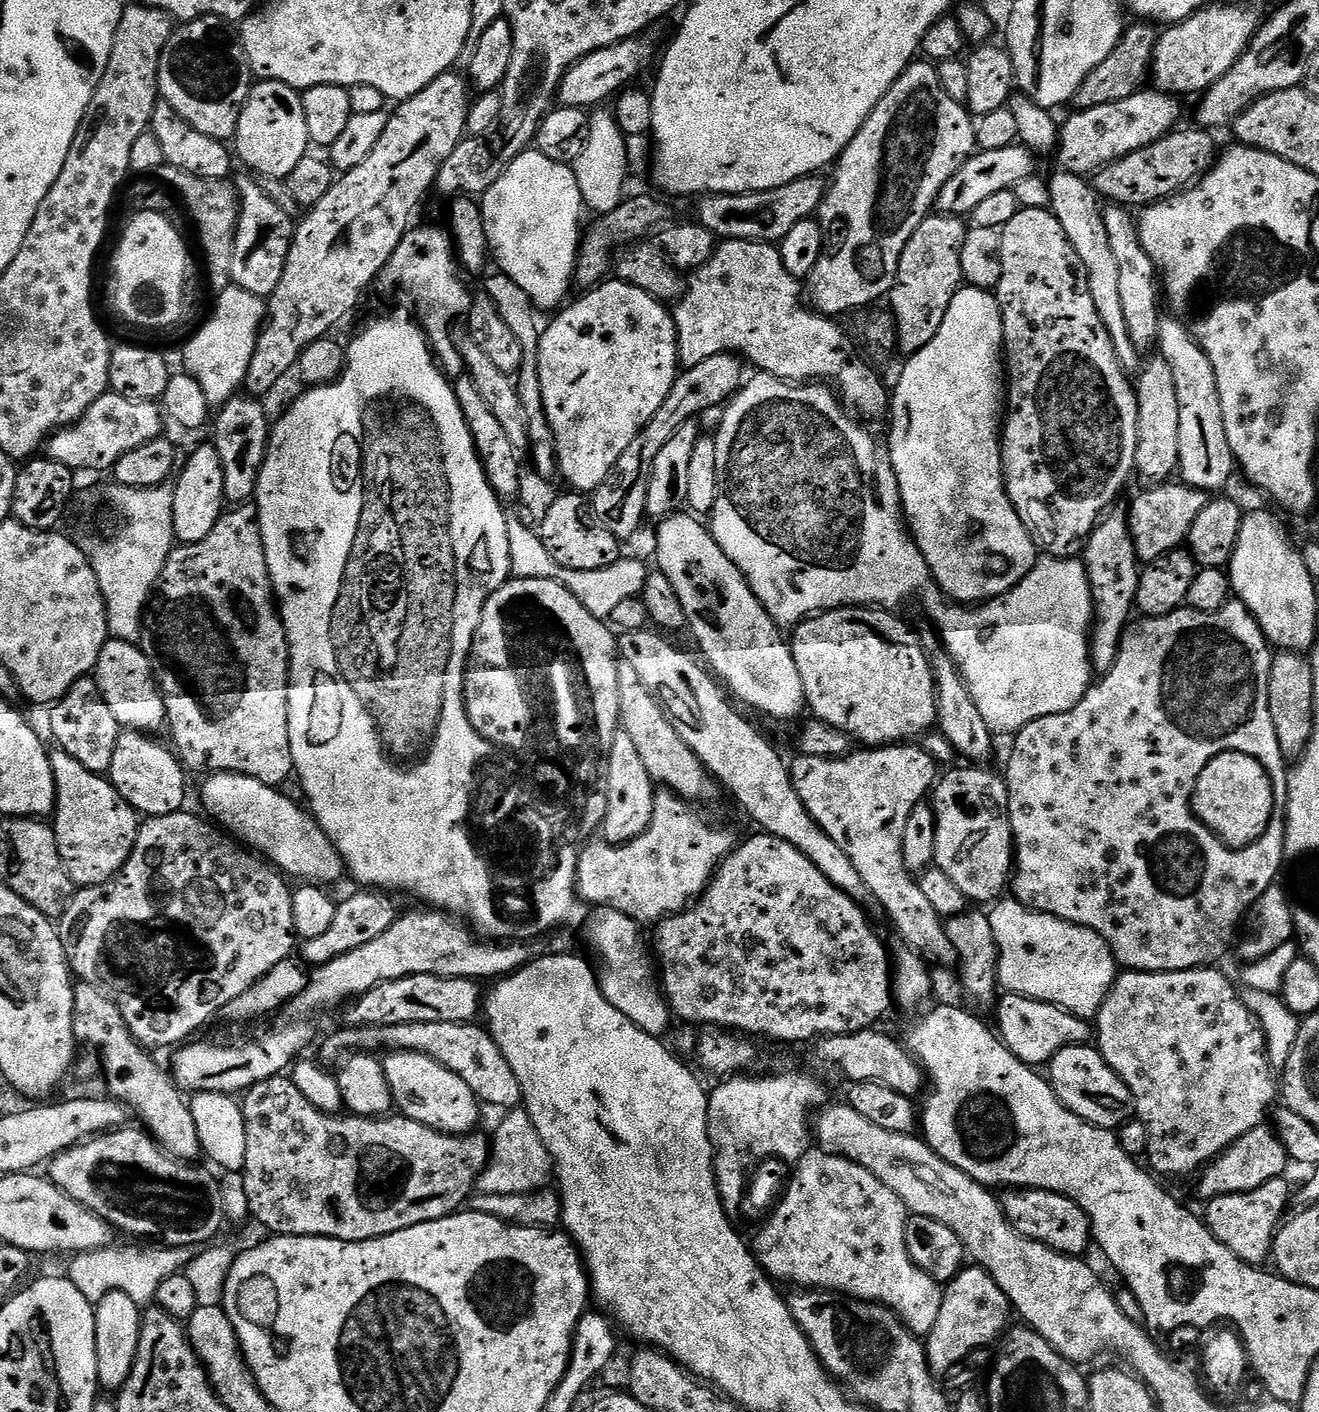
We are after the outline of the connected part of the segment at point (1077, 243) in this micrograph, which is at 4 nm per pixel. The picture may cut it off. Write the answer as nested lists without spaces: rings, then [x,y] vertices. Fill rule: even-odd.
[[[1056,170],[1052,177],[1047,177],[1050,198],[1050,211],[1062,222],[1062,230],[1066,230],[1066,238],[1078,250],[1078,258],[1082,258],[1082,266],[1088,271],[1090,292],[1094,294],[1094,304],[1102,322],[1106,326],[1114,348],[1125,372],[1132,374],[1141,367],[1141,353],[1136,348],[1126,324],[1126,314],[1122,312],[1122,293],[1118,279],[1118,258],[1114,258],[1114,249],[1110,246],[1110,237],[1106,234],[1104,208],[1101,197],[1095,187],[1085,177]]]

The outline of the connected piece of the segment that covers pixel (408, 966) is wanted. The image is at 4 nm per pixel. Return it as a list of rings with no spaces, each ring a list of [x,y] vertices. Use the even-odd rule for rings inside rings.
[[[431,906],[423,910],[425,912],[408,912],[405,916],[403,913],[390,930],[374,938],[374,942],[366,942],[366,946],[358,946],[358,950],[334,958],[334,962],[319,965],[309,975],[304,991],[284,1005],[273,1019],[277,1020],[272,1024],[272,1032],[264,1032],[257,1040],[248,1040],[245,1044],[185,1043],[170,1065],[176,1083],[188,1094],[243,1094],[258,1082],[291,1069],[303,1053],[300,1051],[316,1036],[316,1028],[311,1024],[312,1012],[320,1012],[323,1008],[335,1009],[382,982],[406,978],[410,974],[434,974],[438,978],[485,982],[517,972],[534,959],[531,943],[489,942],[455,915]]]

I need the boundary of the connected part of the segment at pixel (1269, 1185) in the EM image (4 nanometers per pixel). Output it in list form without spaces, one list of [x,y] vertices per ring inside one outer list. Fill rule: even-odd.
[[[1287,1179],[1271,1180],[1256,1190],[1243,1192],[1242,1194],[1230,1194],[1219,1196],[1207,1201],[1208,1216],[1206,1223],[1211,1230],[1230,1251],[1243,1260],[1249,1262],[1264,1262],[1272,1255],[1272,1239],[1285,1215],[1284,1207],[1288,1204]]]

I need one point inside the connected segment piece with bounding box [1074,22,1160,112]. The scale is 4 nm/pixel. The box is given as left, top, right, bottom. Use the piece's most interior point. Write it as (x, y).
(1127, 68)

